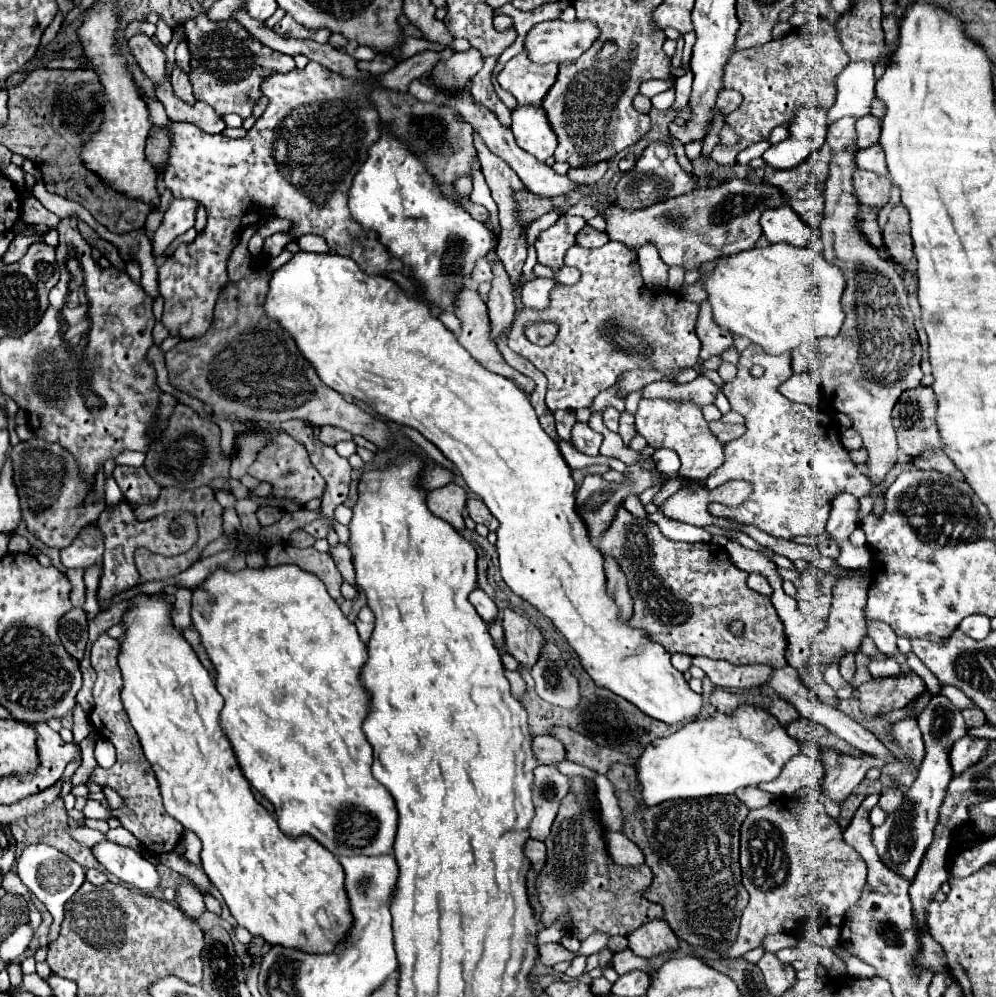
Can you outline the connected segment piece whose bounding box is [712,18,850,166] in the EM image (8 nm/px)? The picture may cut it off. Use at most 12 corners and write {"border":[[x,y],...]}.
{"border":[[818,18],[782,40],[736,50],[724,86],[744,96],[726,116],[736,162],[790,124],[802,104],[828,110],[850,62]]}

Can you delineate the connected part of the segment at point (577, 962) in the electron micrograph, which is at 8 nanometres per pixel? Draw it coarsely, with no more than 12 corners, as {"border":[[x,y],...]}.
{"border":[[584,956],[572,960],[566,976],[578,978],[586,970]]}

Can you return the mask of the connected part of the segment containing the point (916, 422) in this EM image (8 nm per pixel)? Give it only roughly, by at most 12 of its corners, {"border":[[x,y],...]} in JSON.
{"border":[[930,386],[900,396],[892,420],[904,460],[942,450]]}

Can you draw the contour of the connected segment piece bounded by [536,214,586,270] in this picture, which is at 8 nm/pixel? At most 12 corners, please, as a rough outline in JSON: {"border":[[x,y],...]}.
{"border":[[562,214],[536,240],[538,262],[558,270],[576,234],[580,216]]}

